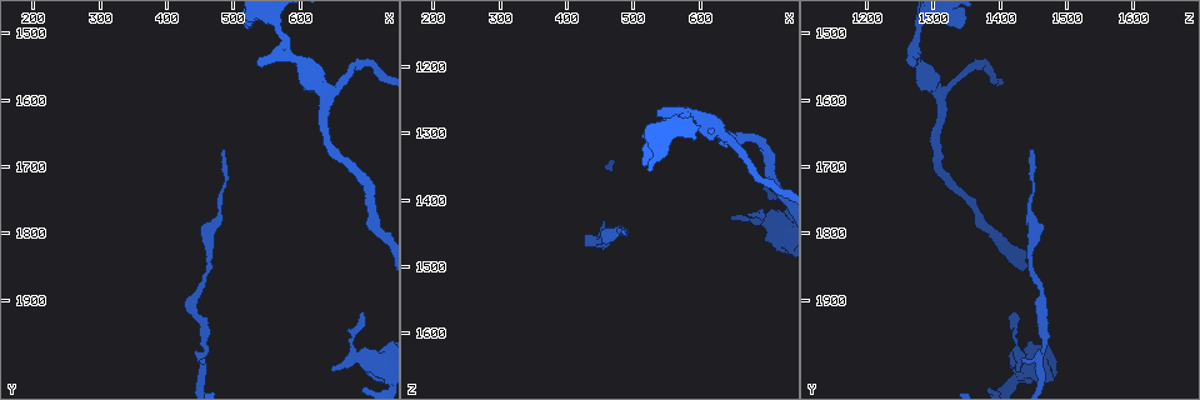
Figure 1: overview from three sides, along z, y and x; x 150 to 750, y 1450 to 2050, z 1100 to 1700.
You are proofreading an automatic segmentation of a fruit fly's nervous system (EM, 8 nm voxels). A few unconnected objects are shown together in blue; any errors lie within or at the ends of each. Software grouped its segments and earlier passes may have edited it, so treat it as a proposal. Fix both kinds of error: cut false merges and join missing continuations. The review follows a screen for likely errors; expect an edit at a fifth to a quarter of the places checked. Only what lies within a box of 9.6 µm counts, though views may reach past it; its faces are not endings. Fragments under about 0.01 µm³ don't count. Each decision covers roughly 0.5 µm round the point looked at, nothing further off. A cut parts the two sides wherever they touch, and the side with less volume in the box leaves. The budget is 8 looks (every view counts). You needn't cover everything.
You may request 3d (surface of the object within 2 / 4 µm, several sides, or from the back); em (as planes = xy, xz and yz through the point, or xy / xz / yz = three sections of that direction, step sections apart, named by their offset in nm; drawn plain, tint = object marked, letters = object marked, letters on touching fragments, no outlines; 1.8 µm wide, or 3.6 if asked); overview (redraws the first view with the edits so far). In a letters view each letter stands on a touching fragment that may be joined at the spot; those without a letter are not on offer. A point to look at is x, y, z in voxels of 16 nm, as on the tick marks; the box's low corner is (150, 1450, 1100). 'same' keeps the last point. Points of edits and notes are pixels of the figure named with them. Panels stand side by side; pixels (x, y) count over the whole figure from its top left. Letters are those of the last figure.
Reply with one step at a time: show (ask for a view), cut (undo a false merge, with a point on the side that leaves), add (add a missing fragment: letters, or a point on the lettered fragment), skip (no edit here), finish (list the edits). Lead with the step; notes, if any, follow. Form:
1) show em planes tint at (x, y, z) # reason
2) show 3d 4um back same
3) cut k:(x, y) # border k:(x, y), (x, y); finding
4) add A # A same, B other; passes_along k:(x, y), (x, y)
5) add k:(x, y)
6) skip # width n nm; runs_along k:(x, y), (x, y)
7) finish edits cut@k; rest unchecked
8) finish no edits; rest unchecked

show 3d 4um at (540, 1550, 1270) # branch stops here

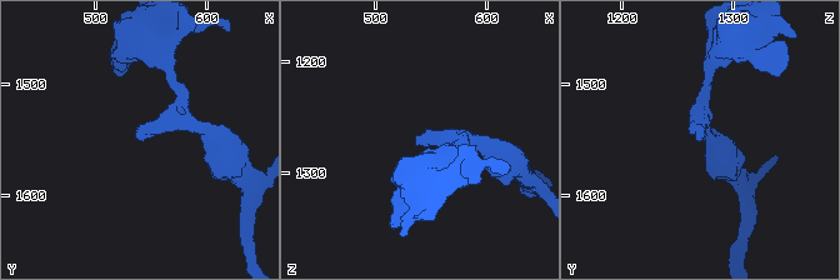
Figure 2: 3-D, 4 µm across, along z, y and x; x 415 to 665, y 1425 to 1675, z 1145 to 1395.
show em planes letters at (534, 1550, 1270)

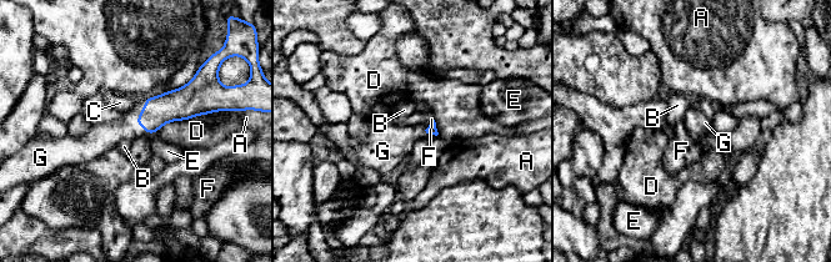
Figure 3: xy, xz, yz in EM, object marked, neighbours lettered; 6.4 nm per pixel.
add G # A other, B other, C other, D other, E other, F other, G same; passes_along 3:(175, 105), (139, 116), (106, 135); the neuron continues

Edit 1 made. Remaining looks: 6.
show overview

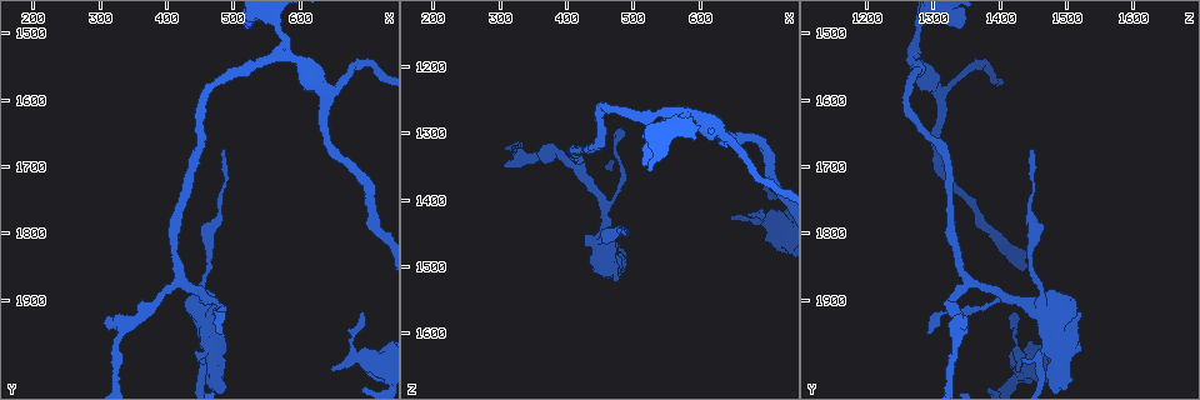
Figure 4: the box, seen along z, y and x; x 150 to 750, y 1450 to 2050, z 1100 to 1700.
show 3d 2um at (485, 1675, 1450) # long arm stops here

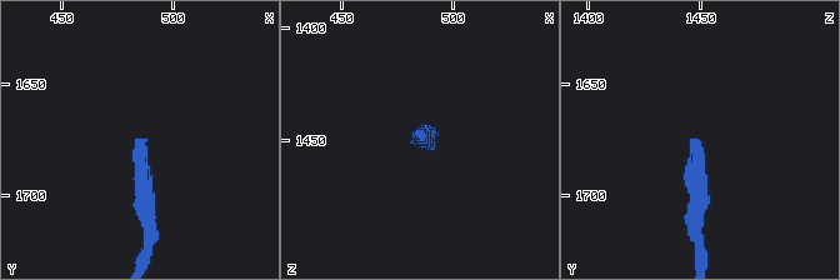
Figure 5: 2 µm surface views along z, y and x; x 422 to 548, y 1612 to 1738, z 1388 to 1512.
show em xy step 16 letters at (485, 1674, 1446) # now the EM

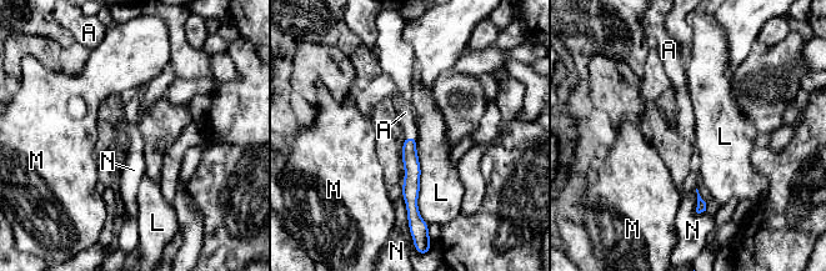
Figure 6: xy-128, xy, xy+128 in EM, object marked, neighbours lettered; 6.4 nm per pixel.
add A # A same, L other, M other, N other; passes_along 6:(410, 159), (410, 137), (405, 113); it goes on there

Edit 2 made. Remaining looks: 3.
show overview # see it whole again

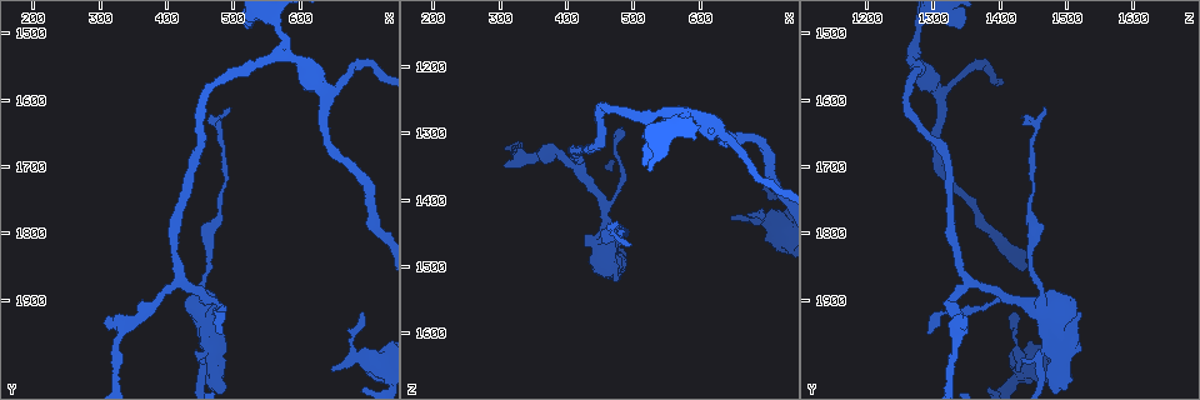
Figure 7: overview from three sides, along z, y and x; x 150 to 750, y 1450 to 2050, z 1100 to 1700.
show em planes letters at (675, 1960, 1425) # thin neck

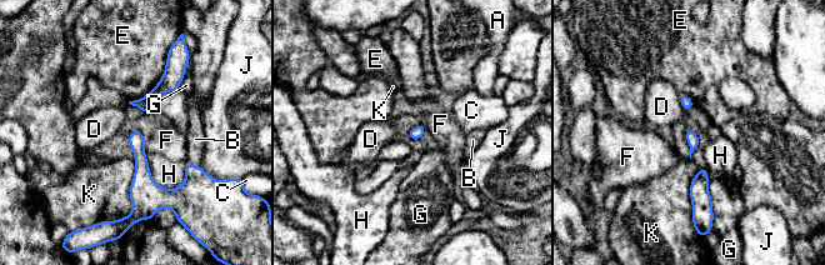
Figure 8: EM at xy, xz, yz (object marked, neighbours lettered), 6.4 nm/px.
skip # width 80 nm; A other, B other, C other, D other, E other, F other, G other, H other, J other, K other; border 8:(678, 93), (680, 105), (688, 113); all the same neuron

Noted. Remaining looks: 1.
finish edits add@3, add@6; rest unchecked

